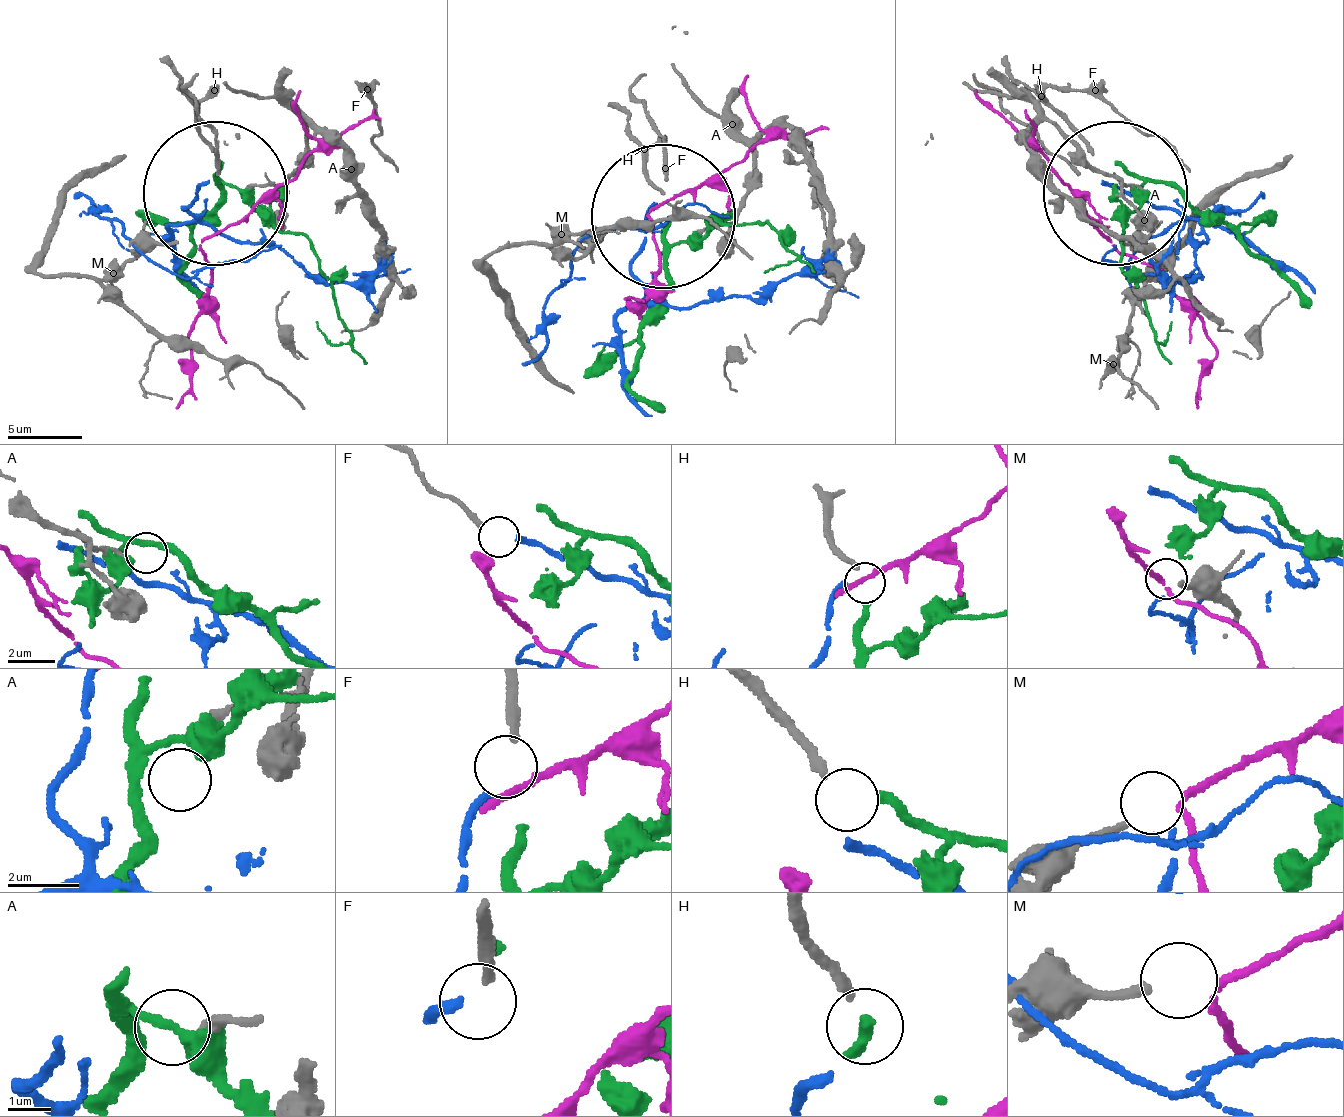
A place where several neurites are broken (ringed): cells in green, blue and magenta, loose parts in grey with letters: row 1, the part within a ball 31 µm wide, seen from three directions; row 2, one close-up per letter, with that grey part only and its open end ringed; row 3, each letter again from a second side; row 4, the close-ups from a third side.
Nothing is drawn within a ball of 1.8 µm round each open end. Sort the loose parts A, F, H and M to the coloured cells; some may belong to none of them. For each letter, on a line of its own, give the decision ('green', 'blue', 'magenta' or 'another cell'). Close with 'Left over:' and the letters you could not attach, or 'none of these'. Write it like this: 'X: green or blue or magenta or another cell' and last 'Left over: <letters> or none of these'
A: another cell
F: blue
H: green
M: magenta
Left over: A

